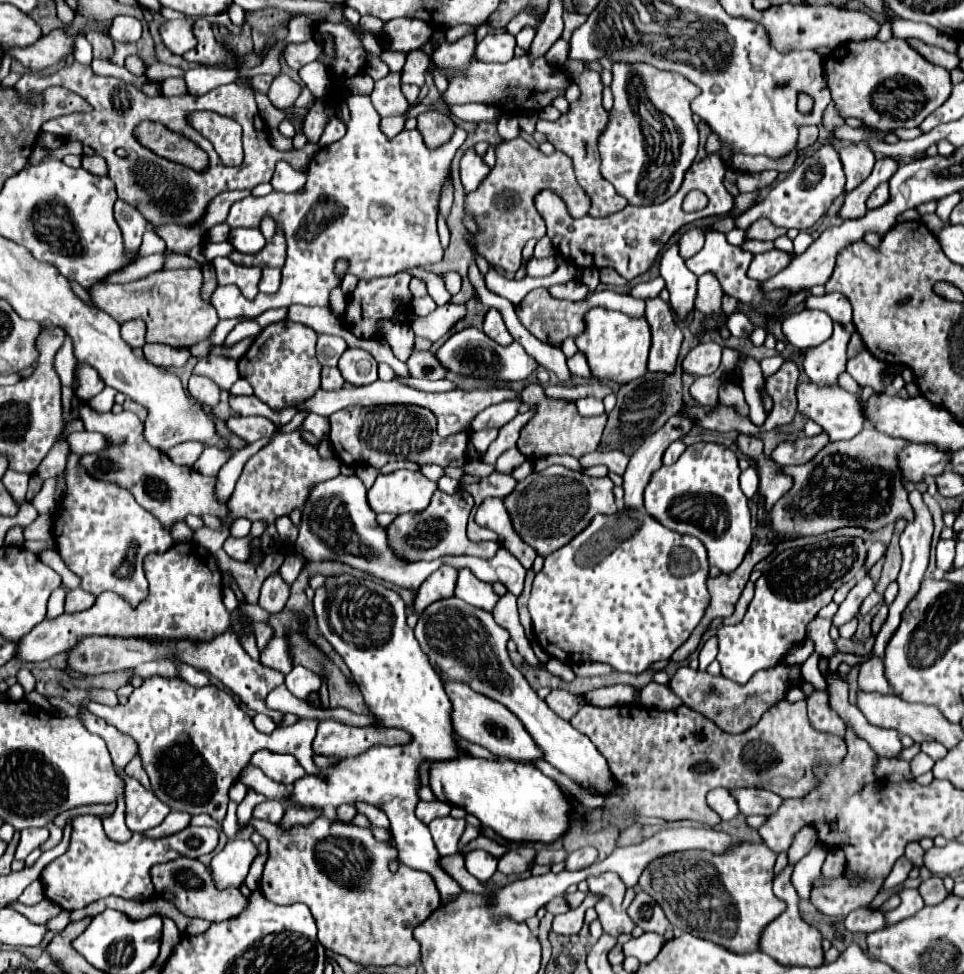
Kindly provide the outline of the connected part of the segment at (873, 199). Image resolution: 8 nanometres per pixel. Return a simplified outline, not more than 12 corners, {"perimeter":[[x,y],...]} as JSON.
{"perimeter":[[888,183],[868,197],[868,209],[878,209],[890,199]]}

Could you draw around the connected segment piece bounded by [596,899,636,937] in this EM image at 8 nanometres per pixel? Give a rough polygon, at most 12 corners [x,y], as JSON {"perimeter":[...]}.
{"perimeter":[[610,901],[596,905],[604,933],[618,937],[632,935],[634,921],[624,911],[616,911]]}

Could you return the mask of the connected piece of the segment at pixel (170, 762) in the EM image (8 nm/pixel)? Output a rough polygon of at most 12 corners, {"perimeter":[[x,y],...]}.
{"perimeter":[[150,677],[84,707],[138,741],[154,795],[222,823],[262,749],[314,765],[318,721],[260,733],[214,685]]}

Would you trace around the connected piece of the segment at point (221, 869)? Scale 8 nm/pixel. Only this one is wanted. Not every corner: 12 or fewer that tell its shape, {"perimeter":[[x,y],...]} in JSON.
{"perimeter":[[232,839],[214,855],[216,885],[242,885],[258,849]]}

